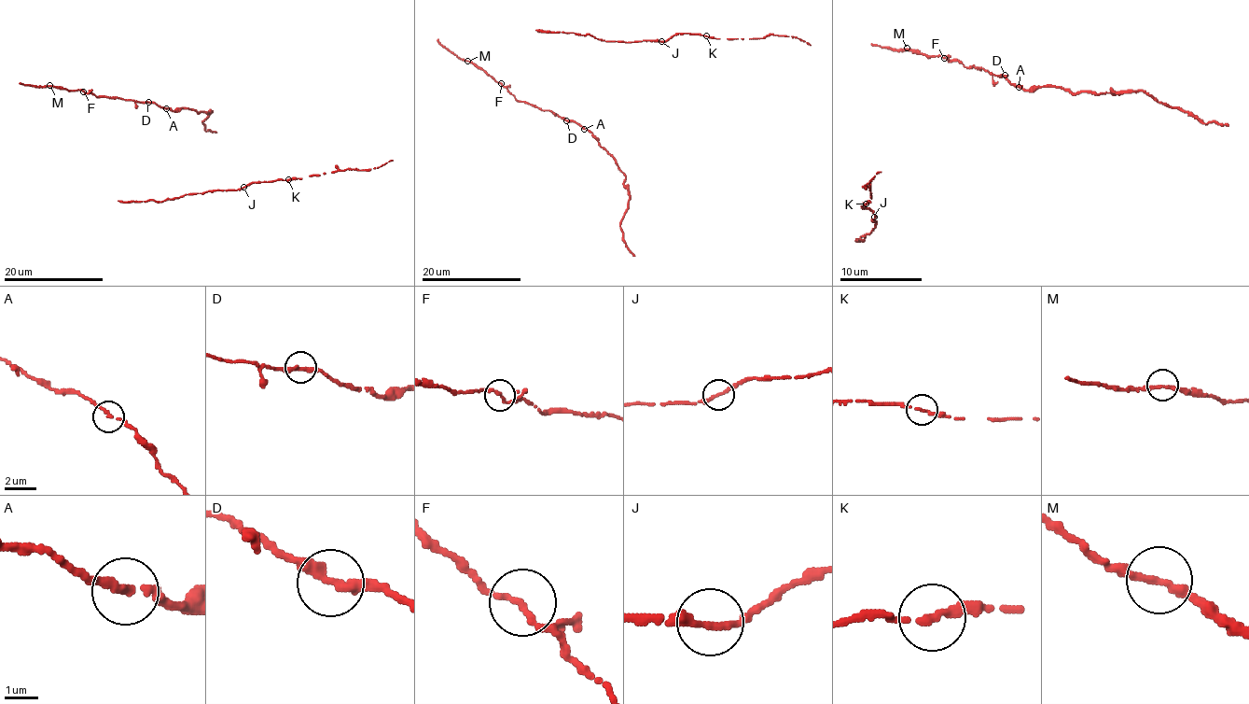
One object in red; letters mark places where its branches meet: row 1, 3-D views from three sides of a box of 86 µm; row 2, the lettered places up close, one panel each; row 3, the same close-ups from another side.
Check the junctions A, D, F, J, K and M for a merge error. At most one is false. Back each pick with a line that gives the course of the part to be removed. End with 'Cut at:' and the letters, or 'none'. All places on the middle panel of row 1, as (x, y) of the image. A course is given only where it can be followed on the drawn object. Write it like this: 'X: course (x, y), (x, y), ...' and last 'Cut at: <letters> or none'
Cut at: none

